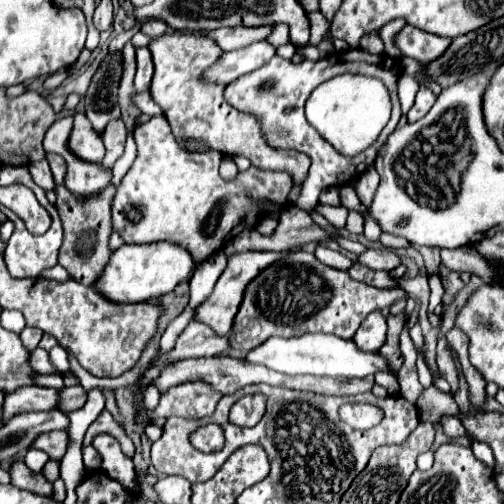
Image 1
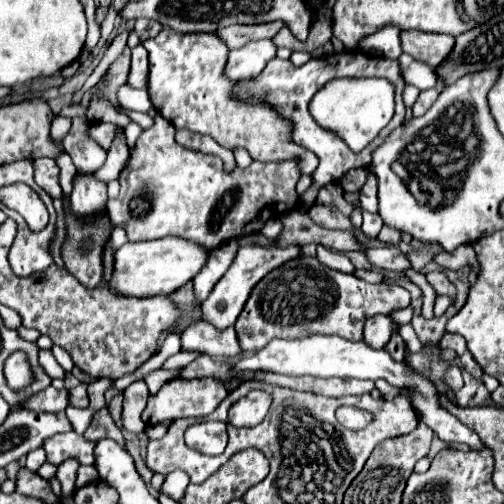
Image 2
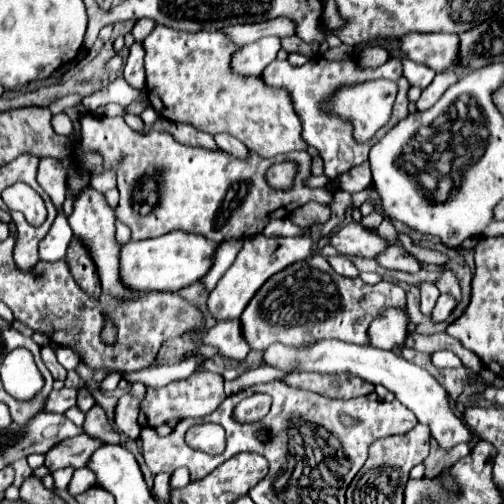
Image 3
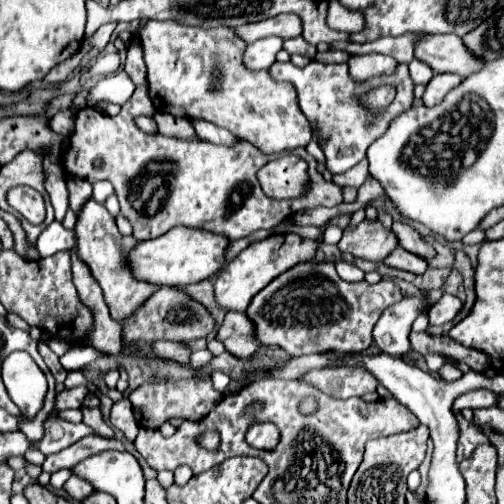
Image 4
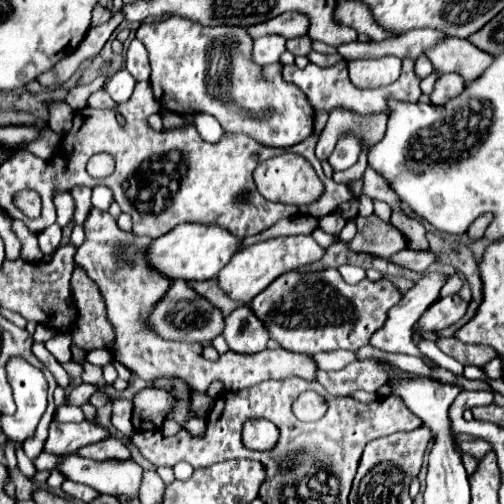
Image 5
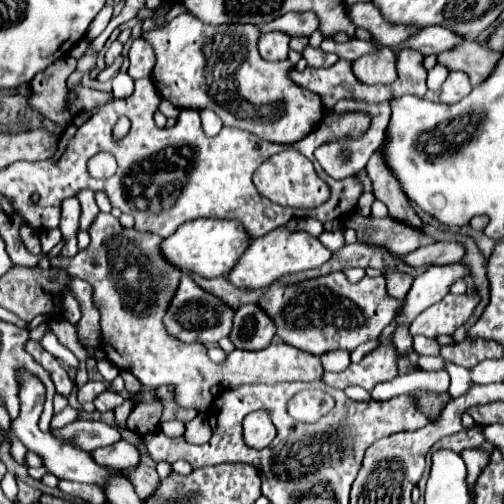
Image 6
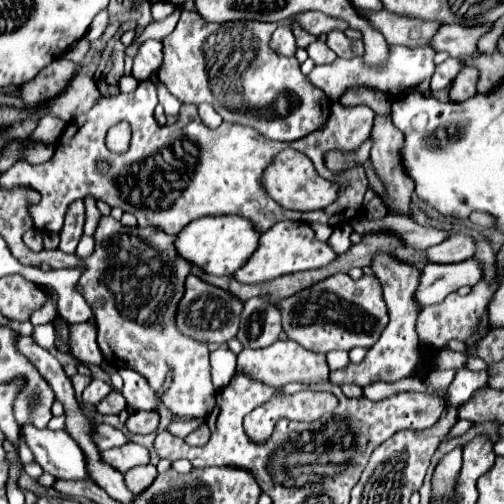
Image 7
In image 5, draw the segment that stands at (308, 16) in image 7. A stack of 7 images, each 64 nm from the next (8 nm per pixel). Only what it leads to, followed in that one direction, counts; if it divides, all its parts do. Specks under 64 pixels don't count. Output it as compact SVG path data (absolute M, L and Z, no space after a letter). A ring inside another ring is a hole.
M284 12L264 24L248 26L248 32L252 38L260 38L266 34L280 34L284 38L296 38L308 34L308 16L298 12Z

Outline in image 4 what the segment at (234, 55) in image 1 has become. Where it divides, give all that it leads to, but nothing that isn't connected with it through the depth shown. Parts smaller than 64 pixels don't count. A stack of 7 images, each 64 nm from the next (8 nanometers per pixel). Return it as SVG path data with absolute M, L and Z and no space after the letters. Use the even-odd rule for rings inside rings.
M268 36L268 38L260 38L252 44L248 44L246 52L244 52L244 64L250 70L262 70L262 68L270 68L276 62L276 54L282 50L282 38L276 36Z

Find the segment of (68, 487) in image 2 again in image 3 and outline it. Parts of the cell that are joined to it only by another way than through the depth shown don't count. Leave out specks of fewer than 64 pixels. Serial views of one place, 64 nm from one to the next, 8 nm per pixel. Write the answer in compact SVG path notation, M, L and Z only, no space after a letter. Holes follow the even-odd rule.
M62 468L62 470L56 470L56 472L52 474L54 486L62 486L62 490L66 490L66 486L68 486L72 474L74 474L74 468Z

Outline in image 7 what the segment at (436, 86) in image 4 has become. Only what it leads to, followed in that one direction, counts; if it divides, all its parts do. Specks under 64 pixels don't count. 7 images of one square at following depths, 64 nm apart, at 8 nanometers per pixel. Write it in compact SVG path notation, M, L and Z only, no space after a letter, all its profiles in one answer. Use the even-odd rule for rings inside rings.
M464 68L452 82L450 98L454 102L464 102L464 100L472 98L476 94L478 78L480 78L480 72L476 72L476 68Z

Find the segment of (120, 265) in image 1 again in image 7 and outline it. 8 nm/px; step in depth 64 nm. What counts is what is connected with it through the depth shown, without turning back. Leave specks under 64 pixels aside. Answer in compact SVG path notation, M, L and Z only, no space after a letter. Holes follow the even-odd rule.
M216 216L216 218L198 218L190 222L176 238L176 250L182 258L200 266L208 274L214 276L232 276L238 268L246 264L246 260L256 250L260 240L260 232L256 226L242 216Z

